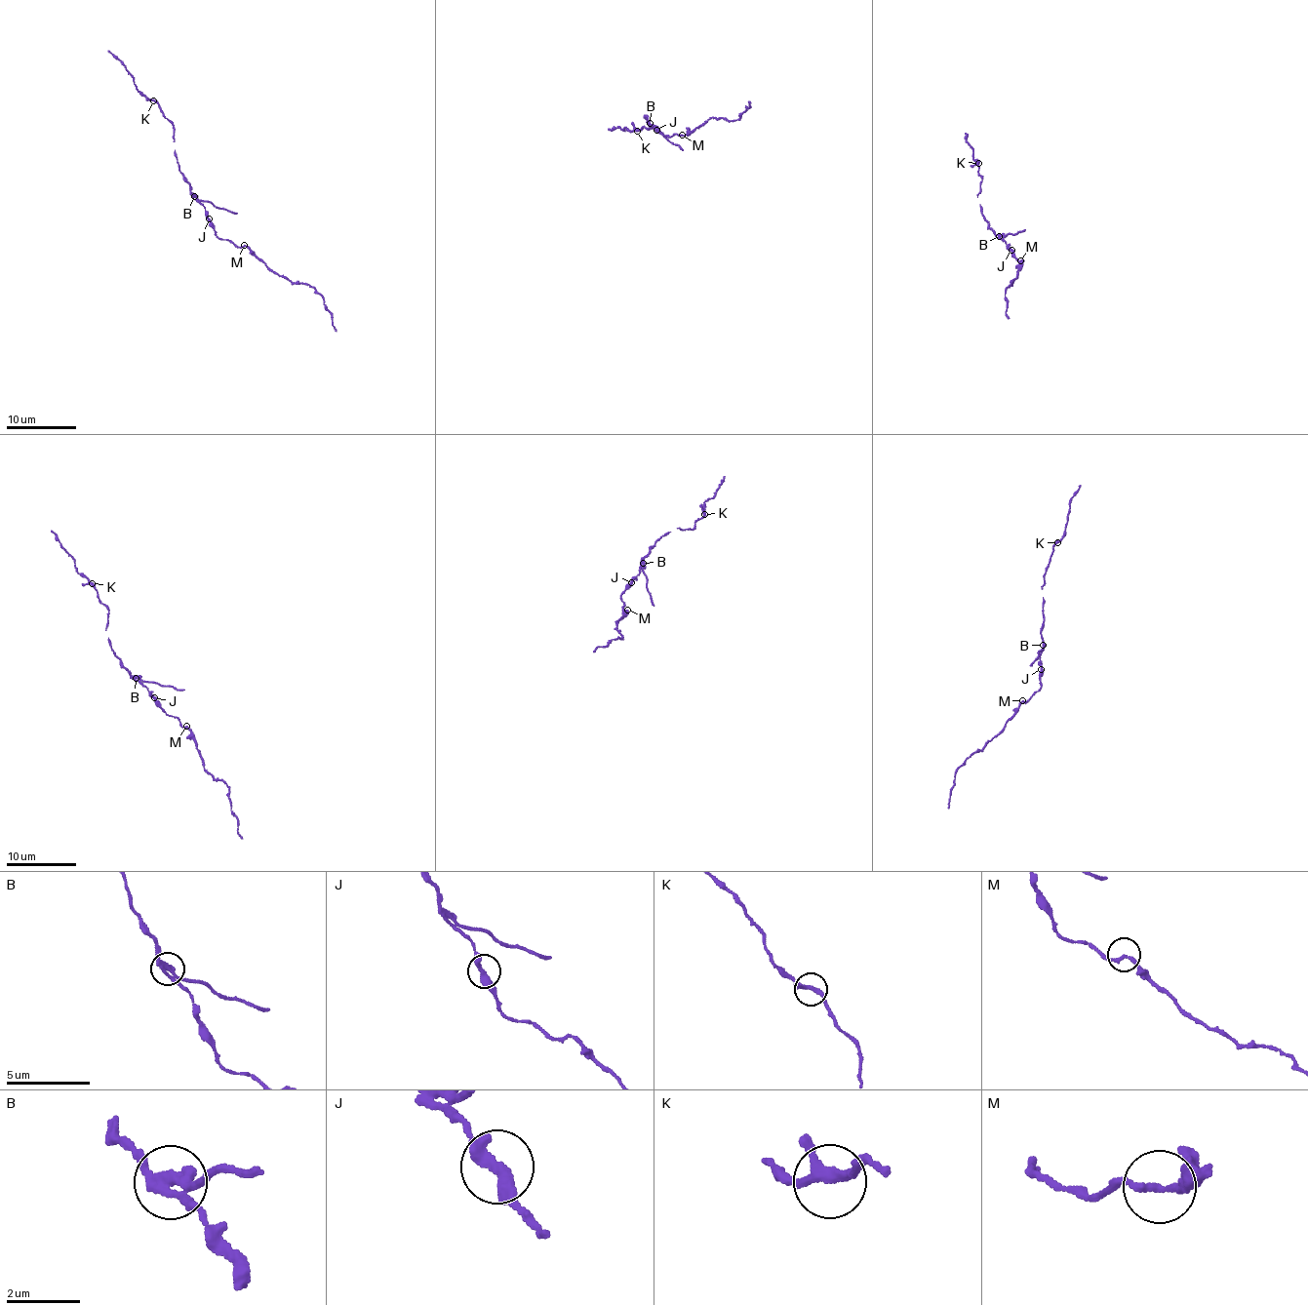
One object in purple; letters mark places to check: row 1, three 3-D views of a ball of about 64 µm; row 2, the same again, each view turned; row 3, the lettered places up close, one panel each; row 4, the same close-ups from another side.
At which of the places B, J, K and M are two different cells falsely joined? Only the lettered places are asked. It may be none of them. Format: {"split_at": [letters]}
{"split_at": ["B"]}

